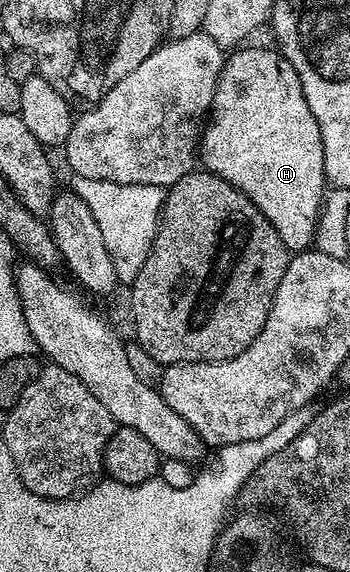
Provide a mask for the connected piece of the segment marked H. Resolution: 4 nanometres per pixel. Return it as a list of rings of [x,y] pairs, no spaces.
[[[244,45],[226,55],[209,117],[201,131],[197,154],[202,169],[236,186],[263,213],[265,220],[277,228],[277,236],[281,236],[288,251],[302,252],[315,241],[315,229],[325,197],[321,132],[317,128],[317,120],[313,120],[313,112],[309,112],[309,104],[293,64],[289,64],[289,60],[285,60],[285,56],[270,45],[251,45]]]

